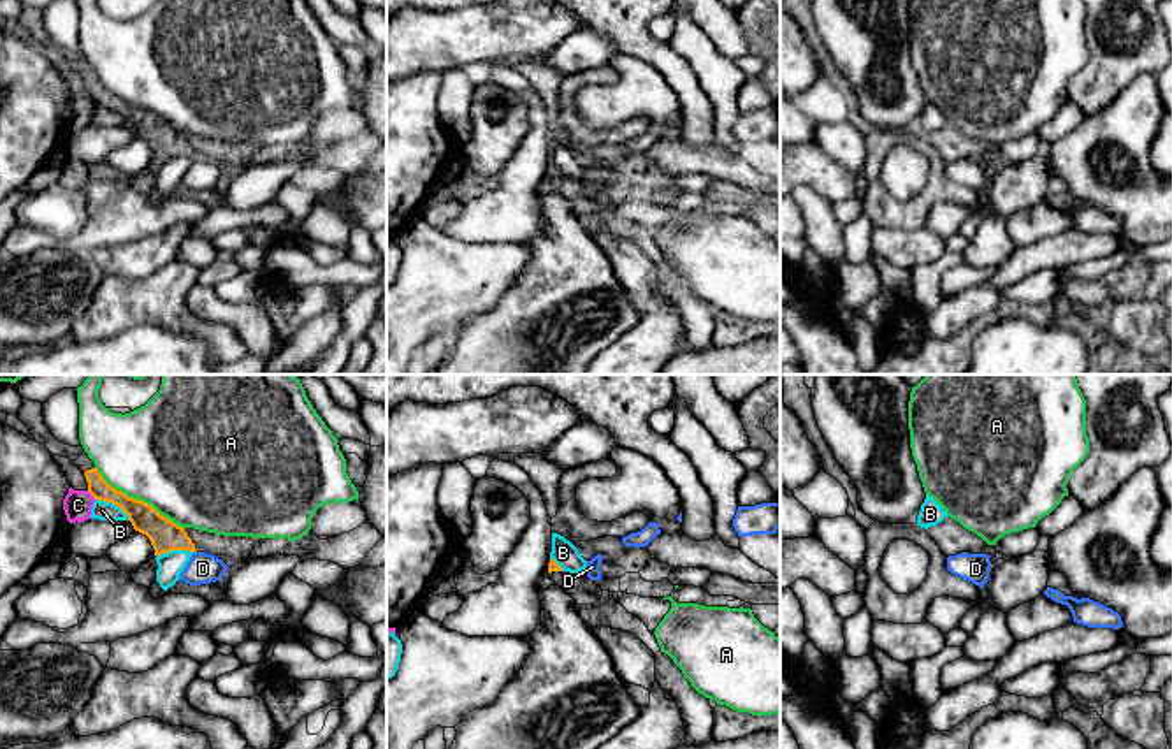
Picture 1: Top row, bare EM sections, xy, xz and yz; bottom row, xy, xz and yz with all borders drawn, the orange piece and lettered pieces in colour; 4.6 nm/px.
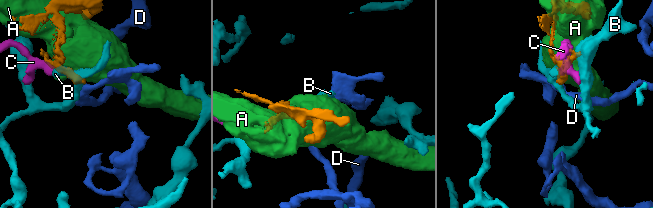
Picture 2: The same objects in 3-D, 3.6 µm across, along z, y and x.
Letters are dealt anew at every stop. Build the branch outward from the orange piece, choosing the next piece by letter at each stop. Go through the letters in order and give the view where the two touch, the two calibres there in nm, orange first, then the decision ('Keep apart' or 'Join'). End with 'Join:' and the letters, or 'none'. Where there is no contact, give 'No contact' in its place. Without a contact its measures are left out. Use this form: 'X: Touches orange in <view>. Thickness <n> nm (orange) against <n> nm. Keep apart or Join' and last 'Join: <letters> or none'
A: Touches orange in xy. Thickness 140 nm (orange) against 480 nm. Keep apart
B: Touches orange in xy. Thickness 130 nm (orange) against 90 nm. Keep apart
C: Touches orange in xy. Thickness 120 nm (orange) against 130 nm. Keep apart
D: Touches orange in xz. Thickness 30 nm (orange) against 60 nm. Keep apart
Join: none

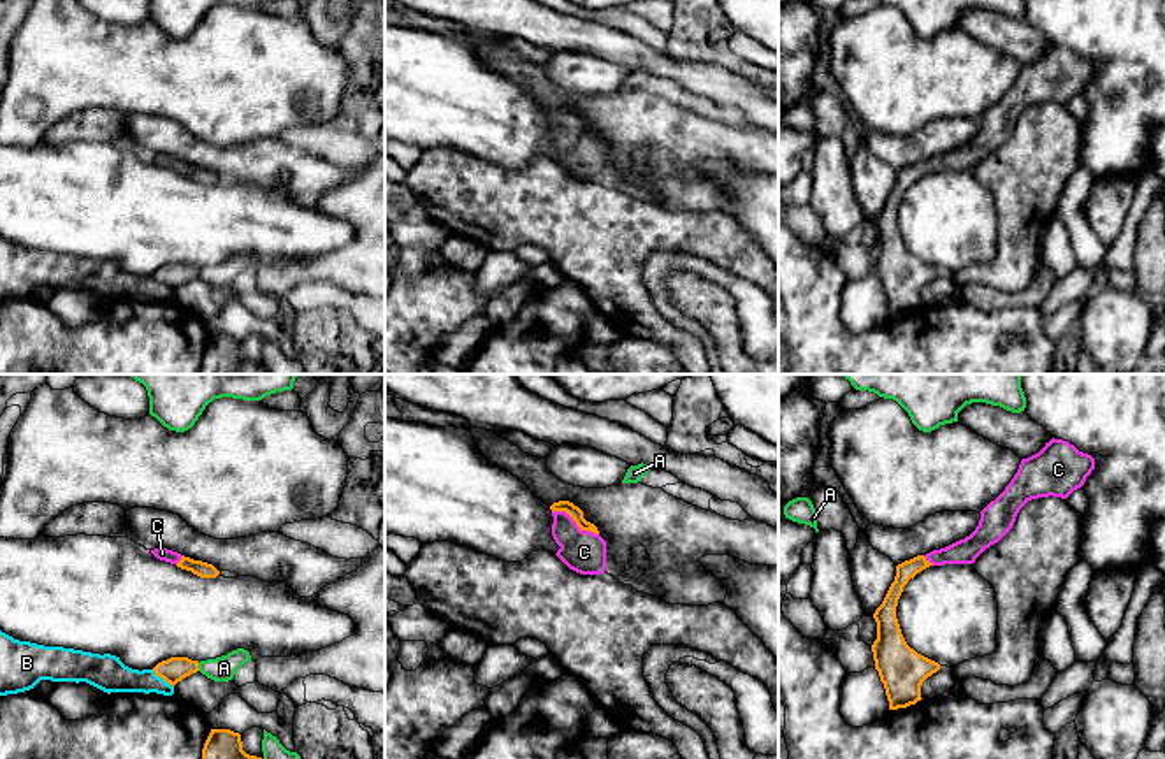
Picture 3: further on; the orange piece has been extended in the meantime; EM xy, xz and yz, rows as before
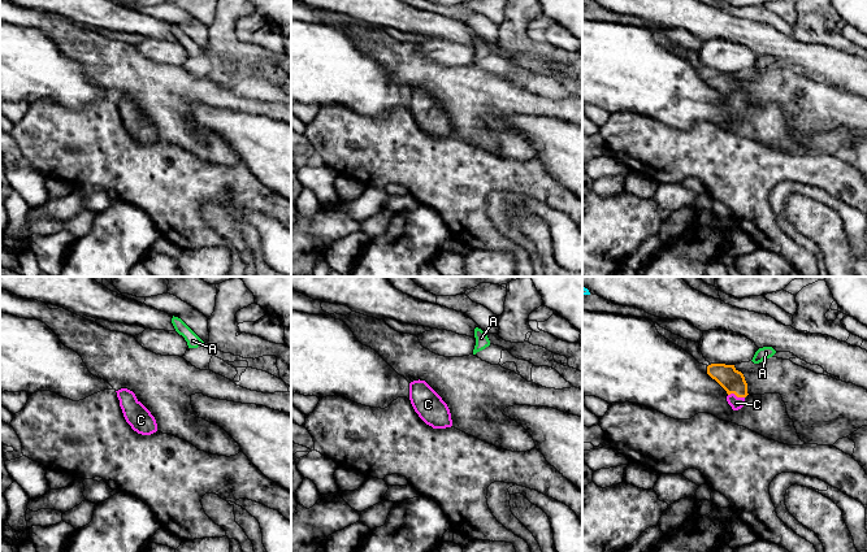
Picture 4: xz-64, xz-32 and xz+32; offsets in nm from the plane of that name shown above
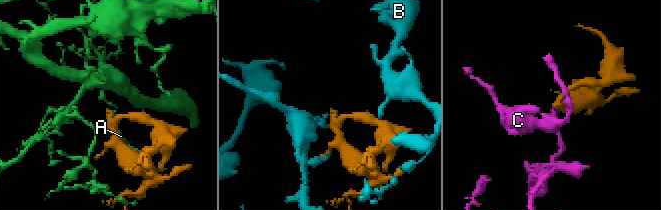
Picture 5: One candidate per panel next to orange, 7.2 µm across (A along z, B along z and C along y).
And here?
A: Touches orange in xy. Thickness 120 nm (orange) against 120 nm. Keep apart
B: Touches orange in xy. Thickness 120 nm (orange) against 160 nm. Keep apart
C: Touches orange in xz. Thickness 60 nm (orange) against 190 nm. Join
Join: C

